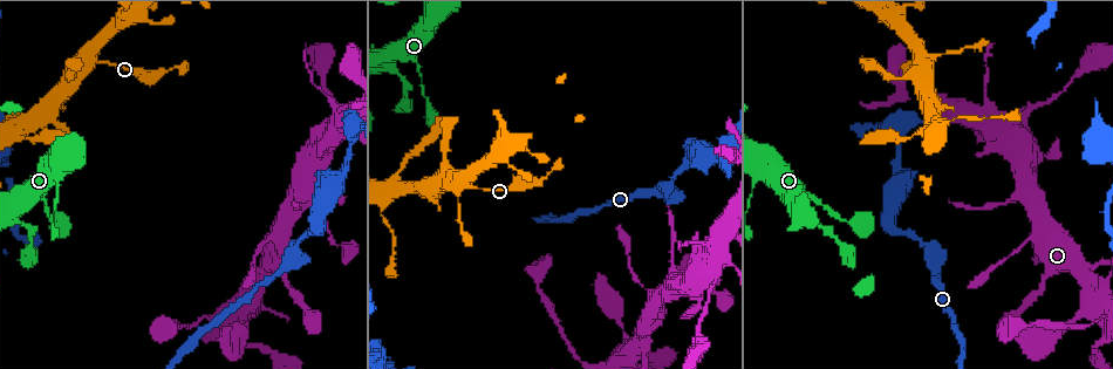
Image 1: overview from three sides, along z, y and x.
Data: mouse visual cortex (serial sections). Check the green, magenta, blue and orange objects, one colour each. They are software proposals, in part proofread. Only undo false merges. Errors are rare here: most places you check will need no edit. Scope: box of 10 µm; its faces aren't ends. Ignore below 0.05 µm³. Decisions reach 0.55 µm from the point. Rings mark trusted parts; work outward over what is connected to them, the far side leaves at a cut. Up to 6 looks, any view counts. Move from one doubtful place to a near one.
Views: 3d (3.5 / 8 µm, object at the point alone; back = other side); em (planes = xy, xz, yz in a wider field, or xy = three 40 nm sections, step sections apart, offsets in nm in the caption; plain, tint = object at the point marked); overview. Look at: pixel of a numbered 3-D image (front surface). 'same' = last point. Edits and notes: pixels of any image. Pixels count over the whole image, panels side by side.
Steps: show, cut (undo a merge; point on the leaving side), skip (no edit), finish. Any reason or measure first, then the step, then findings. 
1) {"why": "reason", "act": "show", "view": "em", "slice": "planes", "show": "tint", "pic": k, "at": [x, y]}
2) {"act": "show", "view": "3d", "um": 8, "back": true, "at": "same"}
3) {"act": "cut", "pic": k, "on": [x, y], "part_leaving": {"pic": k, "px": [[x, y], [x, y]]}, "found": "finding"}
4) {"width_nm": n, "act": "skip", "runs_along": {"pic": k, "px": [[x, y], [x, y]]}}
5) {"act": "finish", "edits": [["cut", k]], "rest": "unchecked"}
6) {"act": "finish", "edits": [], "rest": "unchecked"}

{"why": "calibre changes", "act": "show", "view": "em", "slice": "planes", "show": "tint", "pic": 1, "at": [1075, 77]}

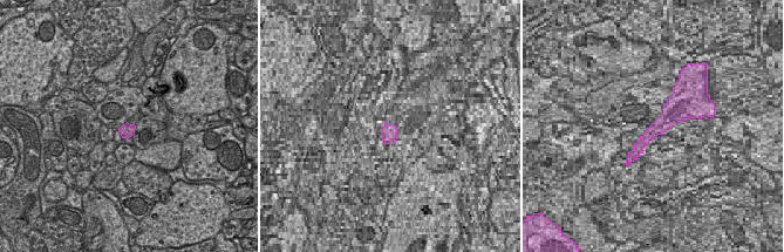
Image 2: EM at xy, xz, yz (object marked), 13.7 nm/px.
{"why": "wider look", "act": "show", "view": "3d", "um": 3.5, "back": true, "at": "same"}

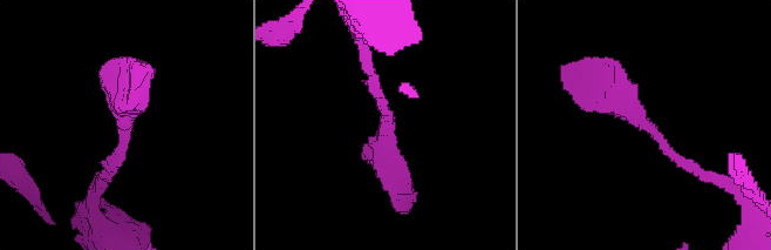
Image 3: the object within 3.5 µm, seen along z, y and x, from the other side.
{"act": "skip", "runs_along": {"pic": 3, "px": [[704, 174], [677, 160], [593, 76]]}, "found": "continuous, no second cell"}

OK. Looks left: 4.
{"why": "sharp bend", "act": "show", "view": "3d", "um": 8, "pic": 1, "at": [812, 219]}

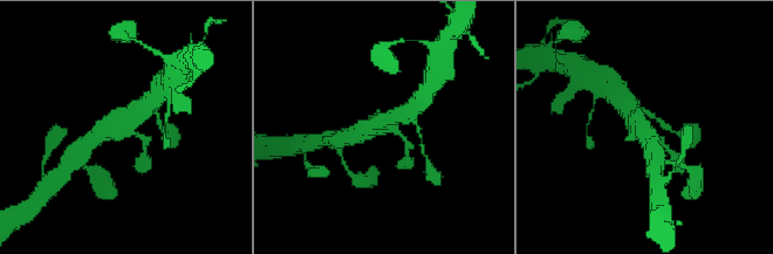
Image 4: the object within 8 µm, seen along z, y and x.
{"why": "need the tissue", "act": "show", "view": "em", "slice": "xy", "step": 1, "show": "tint", "at": "same"}

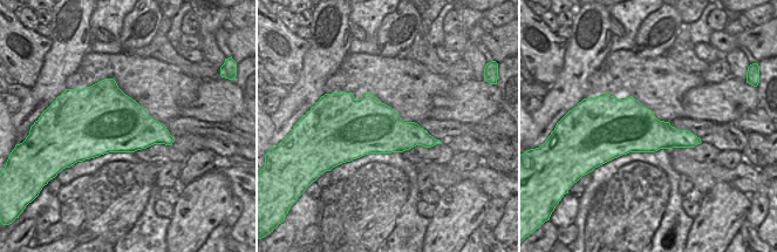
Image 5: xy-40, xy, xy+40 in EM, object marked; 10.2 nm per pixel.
{"width_nm": 550, "act": "skip", "runs_along": {"pic": 4, "px": [[629, 109], [640, 130], [667, 149]]}, "found": "all the same cell"}

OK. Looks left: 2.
{"why": "abrupt turn", "act": "show", "view": "3d", "um": 8, "pic": 1, "at": [265, 242]}

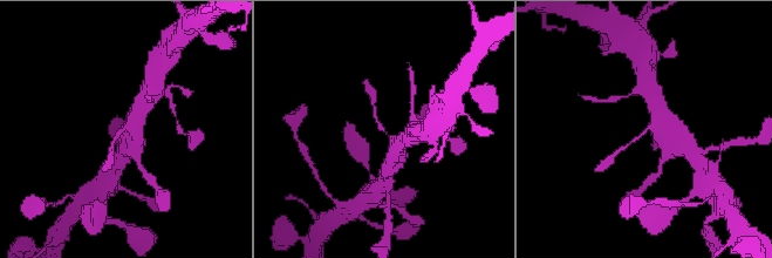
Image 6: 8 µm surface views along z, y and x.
{"act": "show", "view": "3d", "um": 3.5, "at": "same"}

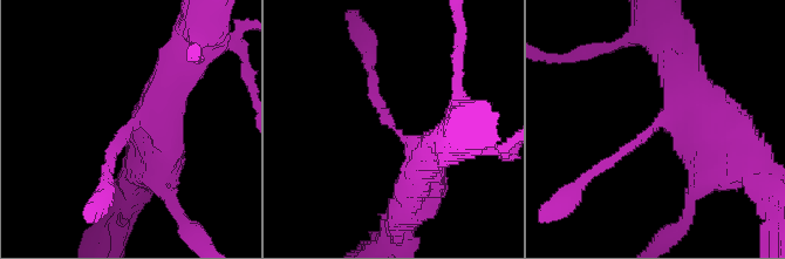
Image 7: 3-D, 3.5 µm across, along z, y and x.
{"act": "skip", "runs_along": {"pic": 7, "px": [[427, 175], [427, 157], [383, 115], [368, 67]]}, "found": "continuous, no second cell"}

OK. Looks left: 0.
{"act": "finish", "edits": [], "rest": "unchecked"}

